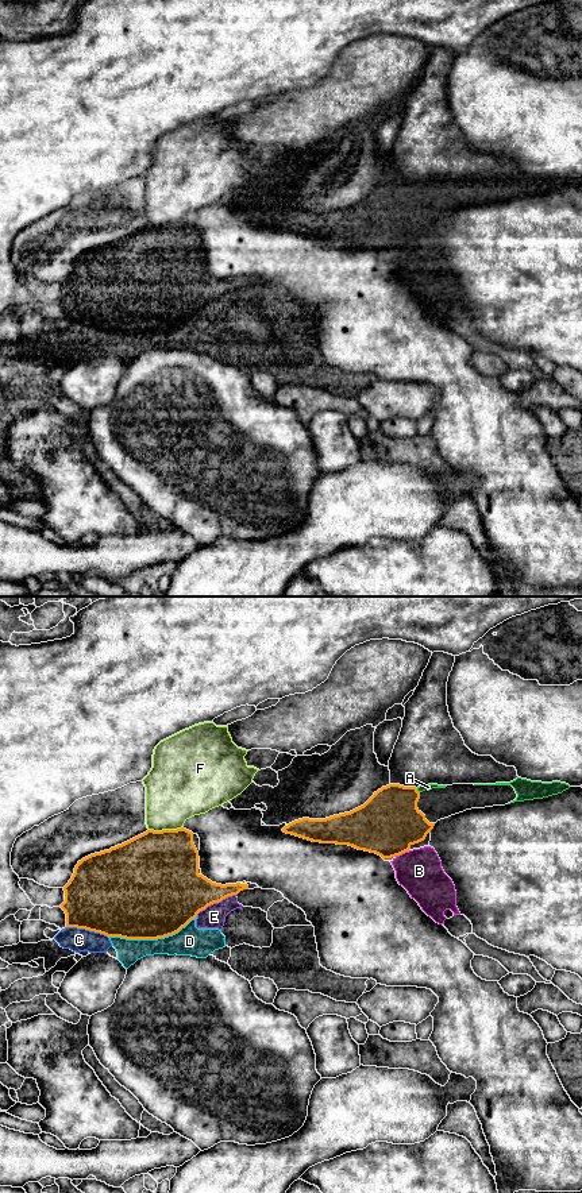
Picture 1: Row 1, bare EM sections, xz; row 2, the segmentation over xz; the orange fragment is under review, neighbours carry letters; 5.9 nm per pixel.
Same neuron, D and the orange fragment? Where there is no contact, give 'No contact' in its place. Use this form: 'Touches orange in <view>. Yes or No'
Touches orange in xz. No

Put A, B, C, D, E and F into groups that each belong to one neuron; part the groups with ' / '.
A / B C D E / F

